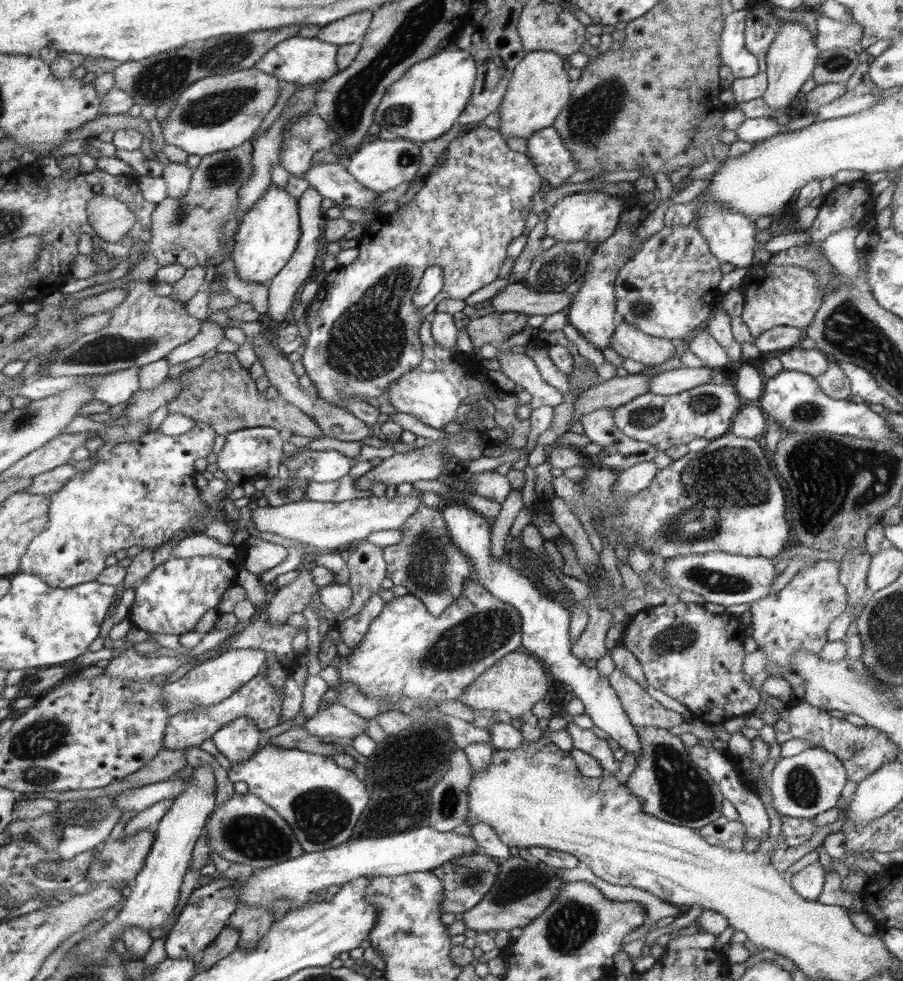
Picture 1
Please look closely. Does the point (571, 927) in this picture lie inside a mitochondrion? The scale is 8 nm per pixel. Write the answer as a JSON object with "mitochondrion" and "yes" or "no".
{"mitochondrion":"yes"}

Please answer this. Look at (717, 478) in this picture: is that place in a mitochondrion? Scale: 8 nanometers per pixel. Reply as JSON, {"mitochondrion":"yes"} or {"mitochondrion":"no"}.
{"mitochondrion":"yes"}

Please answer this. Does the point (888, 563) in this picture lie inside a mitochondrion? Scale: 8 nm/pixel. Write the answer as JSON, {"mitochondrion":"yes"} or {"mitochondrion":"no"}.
{"mitochondrion":"no"}

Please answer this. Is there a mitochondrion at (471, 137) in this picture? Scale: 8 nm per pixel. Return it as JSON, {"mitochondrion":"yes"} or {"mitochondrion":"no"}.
{"mitochondrion":"no"}

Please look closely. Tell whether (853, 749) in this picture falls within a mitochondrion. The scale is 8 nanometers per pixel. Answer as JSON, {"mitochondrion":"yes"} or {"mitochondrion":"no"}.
{"mitochondrion":"yes"}

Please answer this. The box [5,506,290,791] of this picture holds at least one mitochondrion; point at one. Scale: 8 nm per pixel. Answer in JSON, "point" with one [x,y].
{"point":[35,744]}

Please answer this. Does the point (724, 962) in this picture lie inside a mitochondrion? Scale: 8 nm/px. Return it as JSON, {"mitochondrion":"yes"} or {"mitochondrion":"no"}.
{"mitochondrion":"no"}

